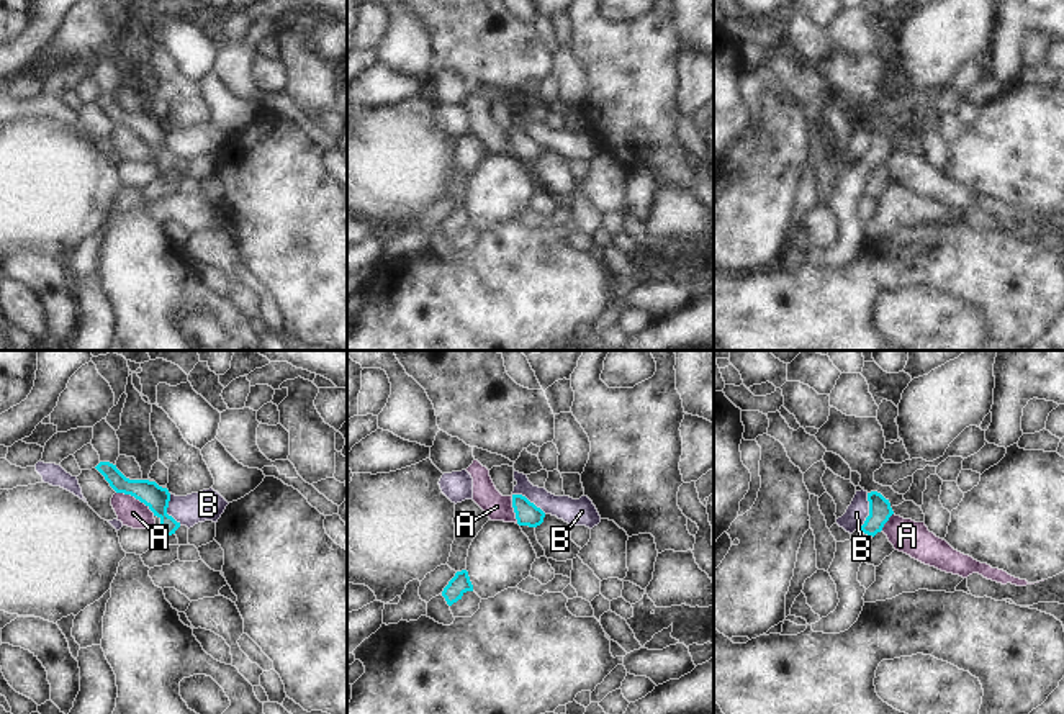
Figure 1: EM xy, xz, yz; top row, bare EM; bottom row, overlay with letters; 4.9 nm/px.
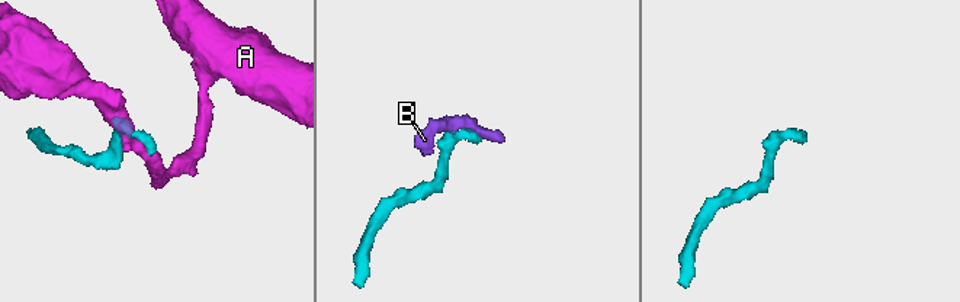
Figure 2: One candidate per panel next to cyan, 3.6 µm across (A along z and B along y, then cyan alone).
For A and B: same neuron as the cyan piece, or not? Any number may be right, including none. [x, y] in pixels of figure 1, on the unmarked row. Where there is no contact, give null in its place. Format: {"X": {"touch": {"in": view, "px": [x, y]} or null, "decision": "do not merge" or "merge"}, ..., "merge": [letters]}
{"A": {"touch": {"in": "xy", "px": [136, 131]}, "decision": "do not merge"}, "B": {"touch": {"in": "xy", "px": [166, 143]}, "decision": "do not merge"}, "merge": []}

